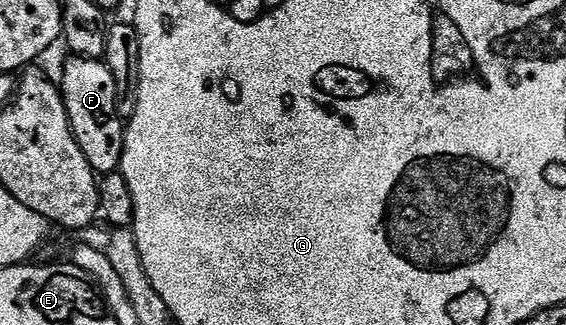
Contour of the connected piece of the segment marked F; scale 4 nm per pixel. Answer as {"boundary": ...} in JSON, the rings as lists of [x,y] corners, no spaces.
{"boundary":[[[68,56],[63,65],[61,92],[65,111],[69,115],[69,127],[81,155],[89,159],[89,167],[97,175],[116,172],[123,158],[125,147],[125,123],[117,111],[117,83],[113,71],[109,71],[106,60],[89,59],[88,57]]]}

